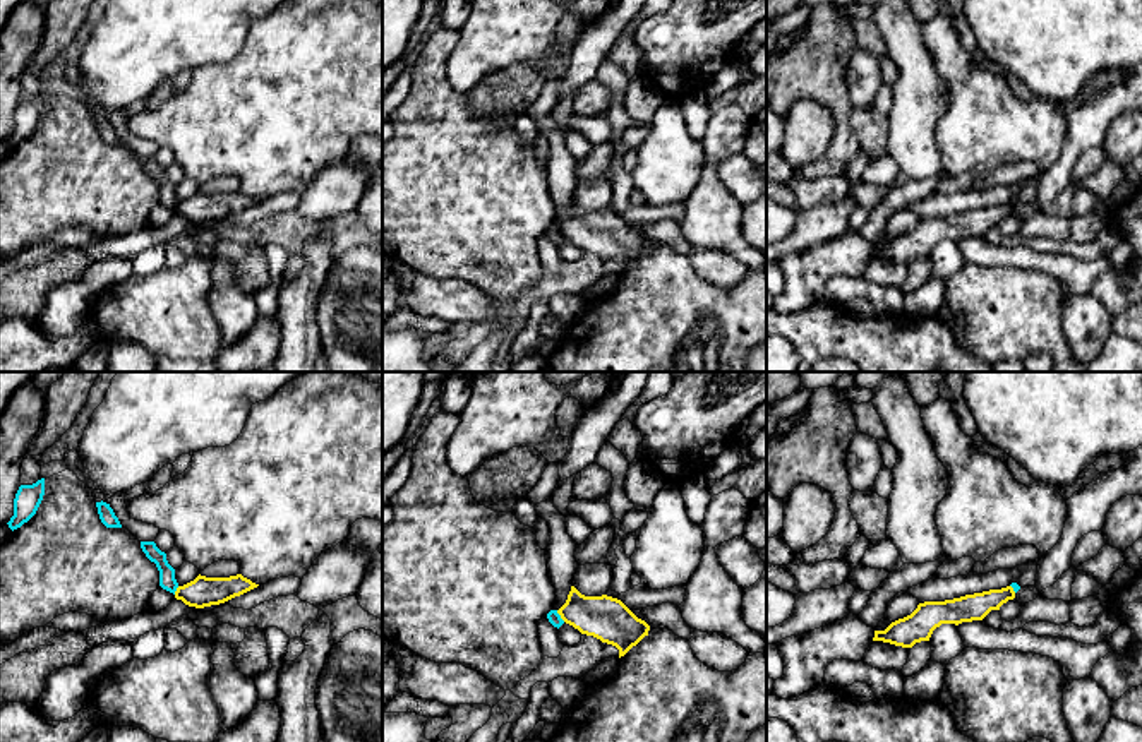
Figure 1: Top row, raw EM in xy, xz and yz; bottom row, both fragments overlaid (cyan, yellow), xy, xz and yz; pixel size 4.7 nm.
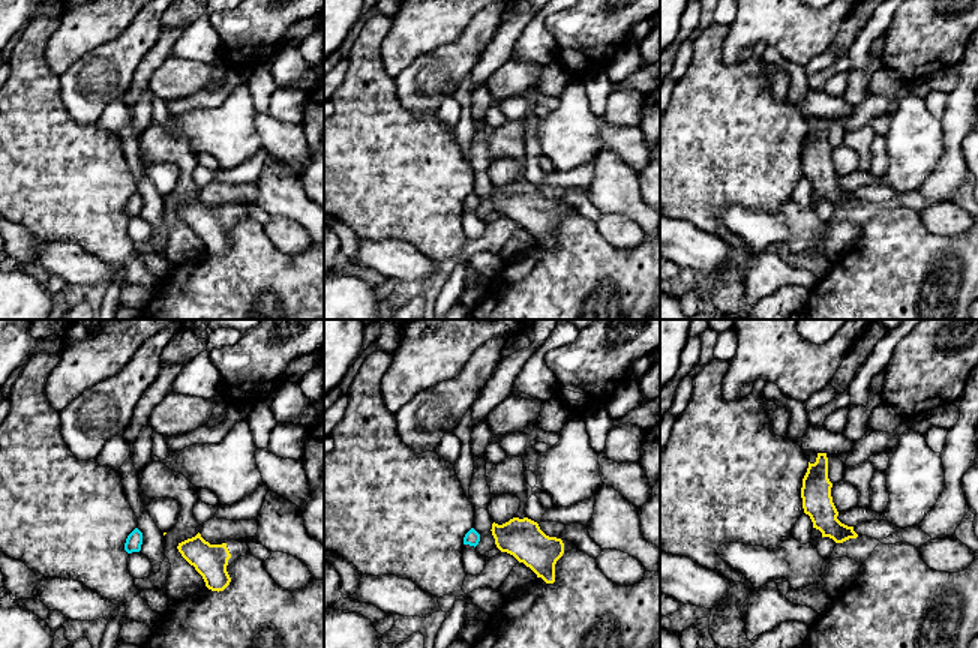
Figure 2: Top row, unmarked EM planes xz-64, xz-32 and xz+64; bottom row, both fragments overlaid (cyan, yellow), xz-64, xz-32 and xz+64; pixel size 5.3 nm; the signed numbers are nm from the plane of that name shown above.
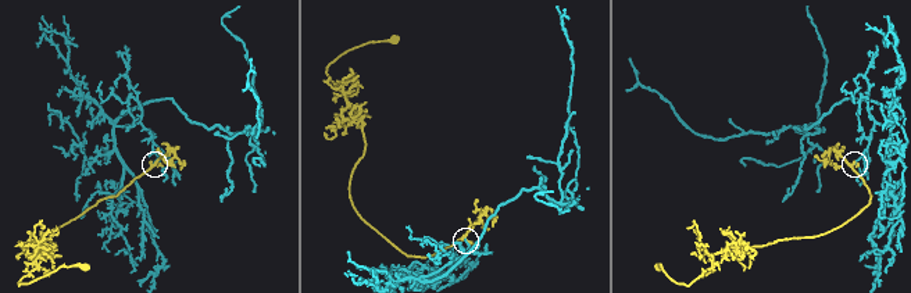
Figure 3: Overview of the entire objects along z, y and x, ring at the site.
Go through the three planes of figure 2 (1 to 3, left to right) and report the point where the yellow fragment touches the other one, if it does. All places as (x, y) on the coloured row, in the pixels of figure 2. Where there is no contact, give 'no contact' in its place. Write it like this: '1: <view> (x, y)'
1: no contact
2: no contact
3: no contact

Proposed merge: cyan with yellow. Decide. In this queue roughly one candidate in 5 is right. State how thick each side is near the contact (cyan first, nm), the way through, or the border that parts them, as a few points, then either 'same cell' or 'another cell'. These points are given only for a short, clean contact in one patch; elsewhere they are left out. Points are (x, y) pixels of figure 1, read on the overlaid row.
60 nm thick on the cyan side, 200 nm on the other; border along xz (556, 610), (564, 621); another cell

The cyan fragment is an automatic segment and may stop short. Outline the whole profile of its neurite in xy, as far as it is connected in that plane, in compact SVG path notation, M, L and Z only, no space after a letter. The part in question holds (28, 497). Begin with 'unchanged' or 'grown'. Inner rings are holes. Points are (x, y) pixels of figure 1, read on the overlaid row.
unchanged; M45 478L33 485L21 485L14 499L14 516L7 523L14 531L27 523L38 511L45 495Z

